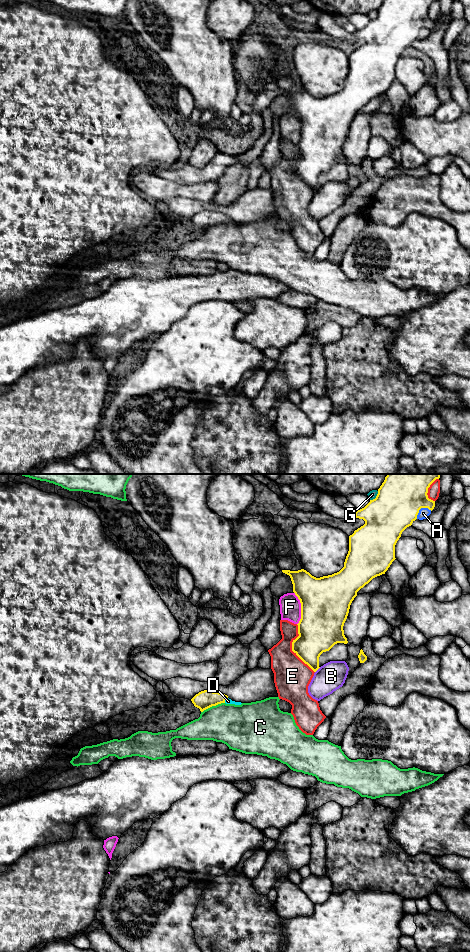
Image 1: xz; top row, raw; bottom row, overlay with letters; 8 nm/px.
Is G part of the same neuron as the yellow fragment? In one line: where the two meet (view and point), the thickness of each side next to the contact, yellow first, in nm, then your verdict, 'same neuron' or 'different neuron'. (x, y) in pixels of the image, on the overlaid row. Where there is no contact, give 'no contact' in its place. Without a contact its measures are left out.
xz (376, 497) | 380/70 nm | different neuron

